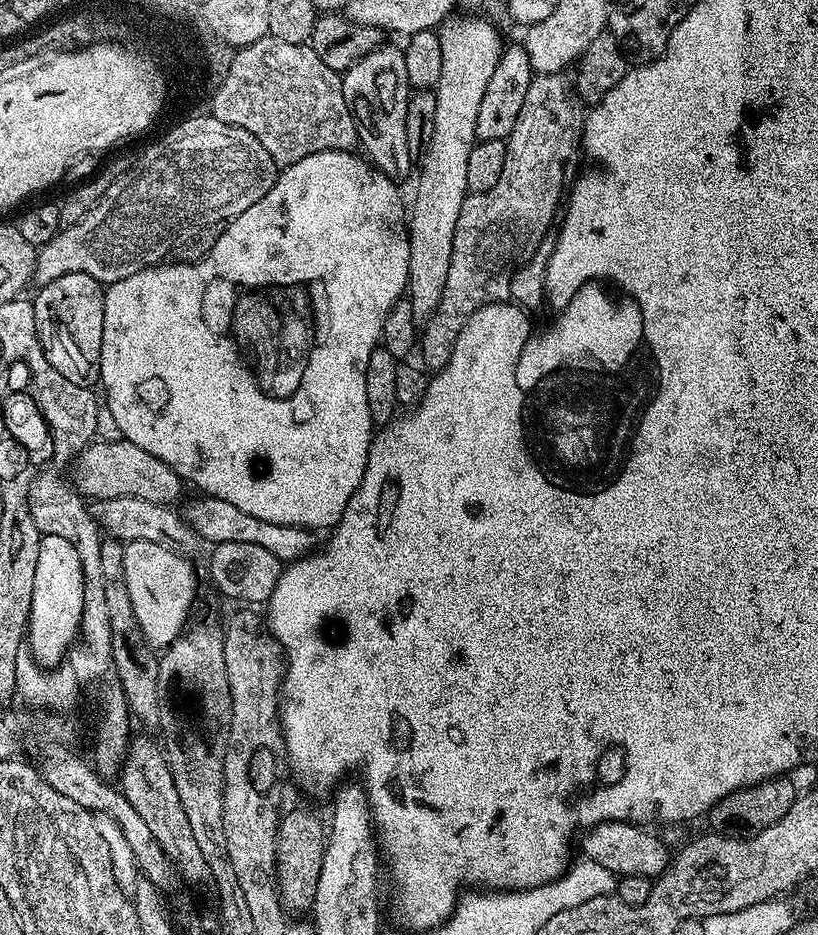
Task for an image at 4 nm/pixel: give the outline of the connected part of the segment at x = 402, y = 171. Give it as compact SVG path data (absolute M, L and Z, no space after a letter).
M385 43L357 58L342 73L342 94L356 120L356 135L367 159L387 176L399 178L413 171L414 157L406 146L406 106L410 85L406 78L404 53L399 47Z

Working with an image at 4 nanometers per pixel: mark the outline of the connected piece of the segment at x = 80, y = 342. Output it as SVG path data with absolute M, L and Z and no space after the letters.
M62 274L34 296L37 338L50 366L67 381L92 388L100 379L105 285L90 274Z

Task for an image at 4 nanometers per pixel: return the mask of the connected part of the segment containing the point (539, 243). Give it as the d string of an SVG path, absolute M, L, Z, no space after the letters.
M563 71L533 75L526 90L526 102L522 102L522 110L518 110L518 122L514 122L514 130L506 141L506 166L502 166L502 178L498 178L490 190L471 193L462 202L458 226L454 230L446 286L434 314L428 317L422 328L425 369L439 370L446 366L446 362L450 362L450 354L454 354L454 342L462 326L479 308L485 308L487 304L511 302L521 309L529 310L545 303L544 279L548 273L548 260L556 248L558 217L566 196L564 167L575 158L576 147L581 147L586 119L573 81L569 77L567 80L565 76Z

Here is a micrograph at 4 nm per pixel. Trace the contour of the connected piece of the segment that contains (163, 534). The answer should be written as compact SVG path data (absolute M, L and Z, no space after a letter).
M110 498L98 500L91 505L96 523L109 537L121 542L133 540L134 542L158 542L158 546L166 546L174 550L179 556L195 557L195 552L202 546L201 536L193 530L191 524L183 515L175 511L175 507L159 504L158 502L146 502L146 498Z

